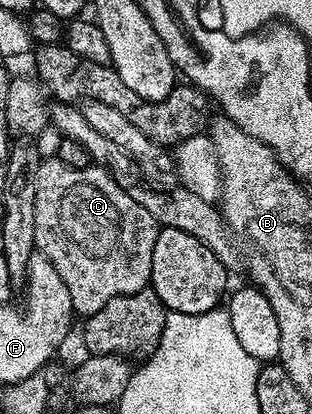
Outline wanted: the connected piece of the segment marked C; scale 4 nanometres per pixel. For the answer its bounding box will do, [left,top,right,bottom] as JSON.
[35,158,159,317]

